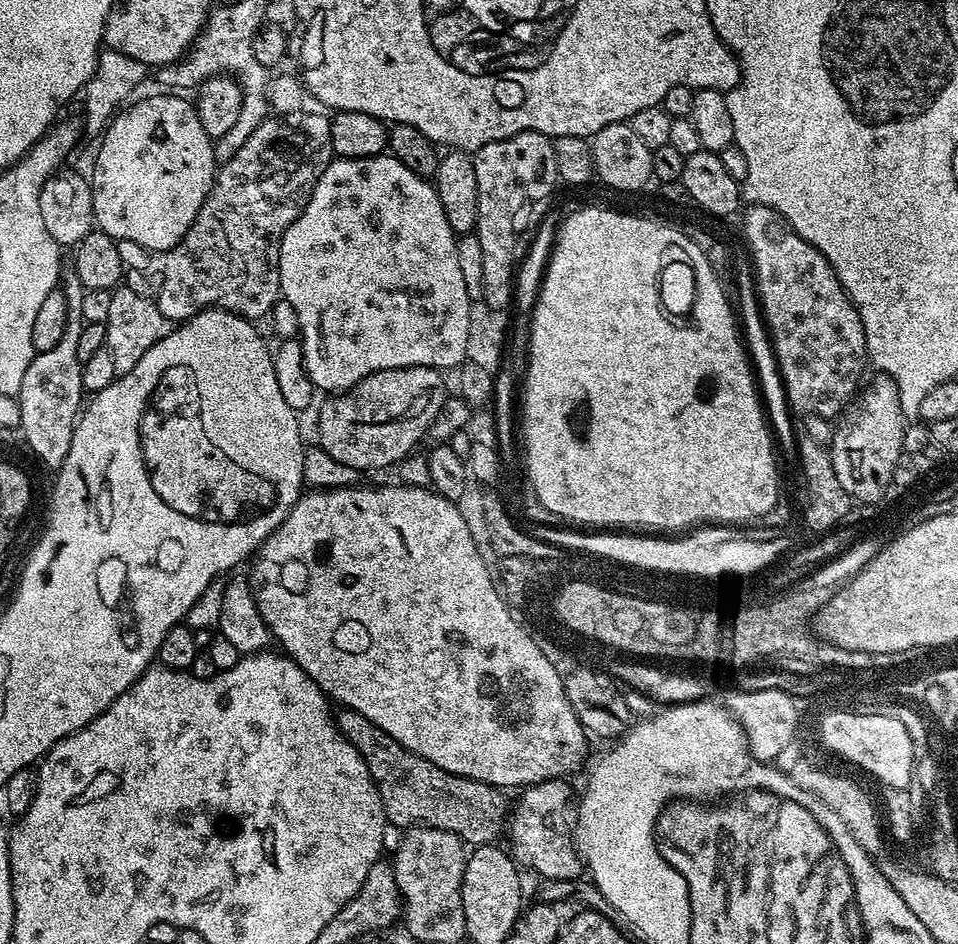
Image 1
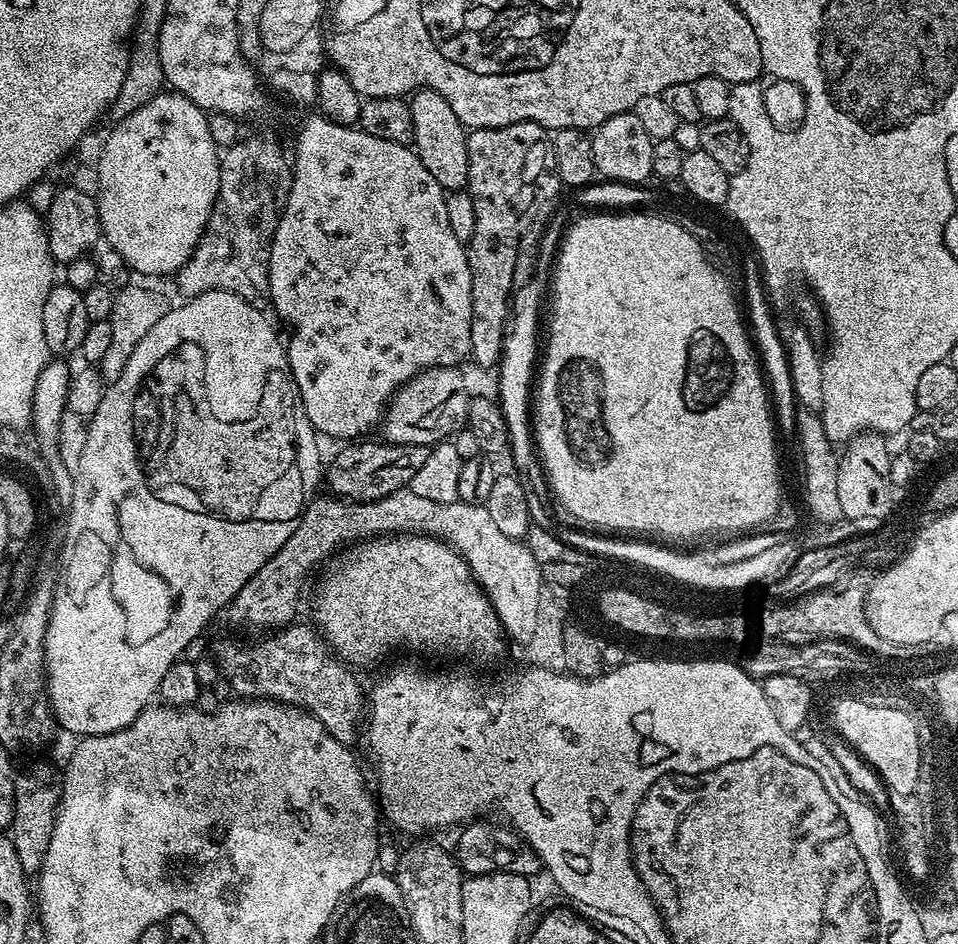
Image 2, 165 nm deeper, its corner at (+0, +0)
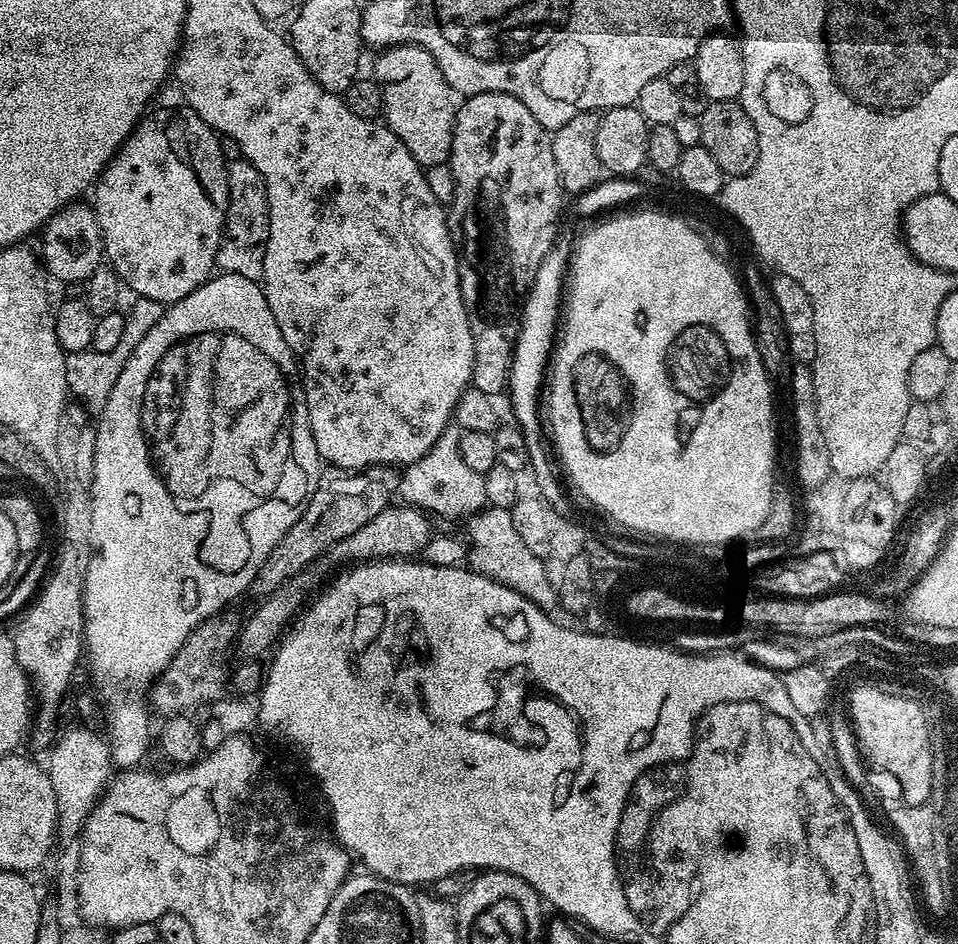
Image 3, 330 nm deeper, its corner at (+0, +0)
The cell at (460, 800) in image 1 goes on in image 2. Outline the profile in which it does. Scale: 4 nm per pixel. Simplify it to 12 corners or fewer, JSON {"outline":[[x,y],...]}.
{"outline":[[311,623],[220,644],[240,698],[310,712],[355,745],[366,698]]}

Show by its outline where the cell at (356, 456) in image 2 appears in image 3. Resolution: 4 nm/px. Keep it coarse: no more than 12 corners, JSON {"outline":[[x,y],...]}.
{"outline":[[393,465],[325,467],[258,570],[263,598],[362,530],[399,491]]}

